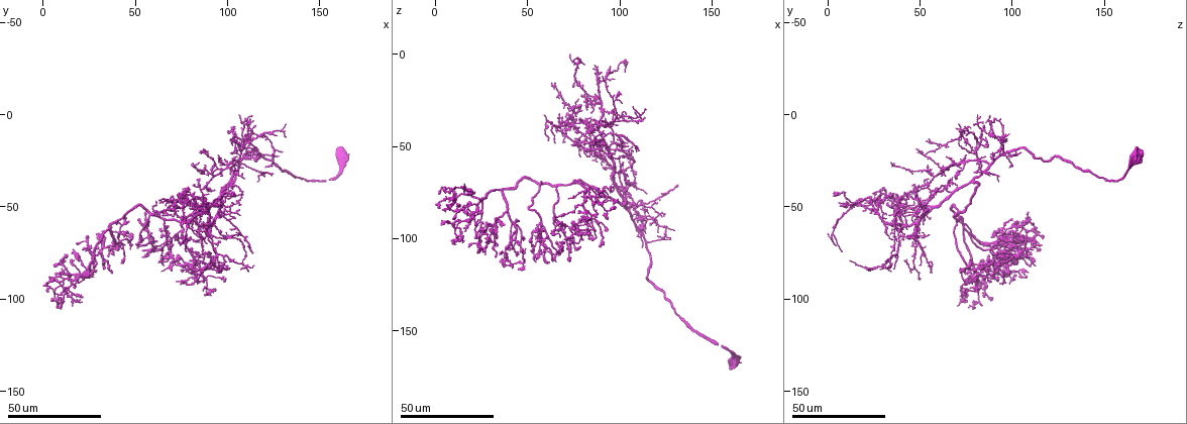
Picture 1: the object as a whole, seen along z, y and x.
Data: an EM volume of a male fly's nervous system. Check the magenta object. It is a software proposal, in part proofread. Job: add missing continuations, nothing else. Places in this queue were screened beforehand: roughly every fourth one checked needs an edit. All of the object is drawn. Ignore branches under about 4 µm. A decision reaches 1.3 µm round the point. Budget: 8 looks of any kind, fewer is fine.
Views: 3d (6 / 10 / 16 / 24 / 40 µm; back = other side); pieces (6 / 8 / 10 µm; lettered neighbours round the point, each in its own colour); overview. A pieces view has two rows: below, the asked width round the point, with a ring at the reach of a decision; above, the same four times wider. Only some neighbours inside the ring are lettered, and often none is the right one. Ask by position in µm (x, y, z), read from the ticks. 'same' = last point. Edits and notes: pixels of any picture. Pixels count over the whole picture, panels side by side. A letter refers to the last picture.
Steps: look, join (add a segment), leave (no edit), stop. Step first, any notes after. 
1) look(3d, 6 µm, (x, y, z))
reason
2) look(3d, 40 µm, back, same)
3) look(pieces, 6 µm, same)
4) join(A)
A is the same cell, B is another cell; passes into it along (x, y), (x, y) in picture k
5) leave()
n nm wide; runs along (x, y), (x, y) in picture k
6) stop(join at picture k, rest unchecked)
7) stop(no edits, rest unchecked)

look(3d, 24 µm, (87, 86, 46))
branch stops here

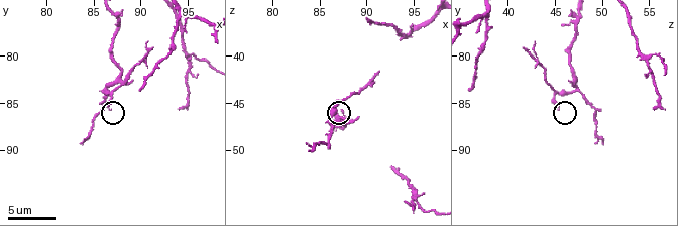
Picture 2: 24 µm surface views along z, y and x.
look(pieces, 10 µm, (86.8, 85.8, 45.4))
see the neighbours

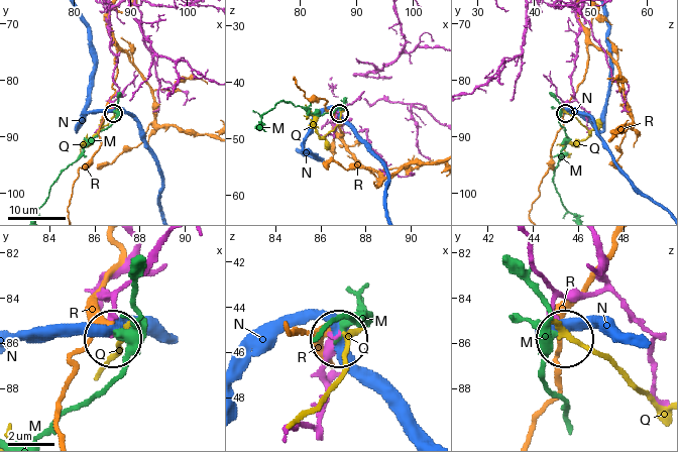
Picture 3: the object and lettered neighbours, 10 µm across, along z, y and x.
leave()
170 nm wide; M, N, Q and R are other cells; none of them fits

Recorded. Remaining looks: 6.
look(3d, 40 µm, (62, 55, 37))
free end

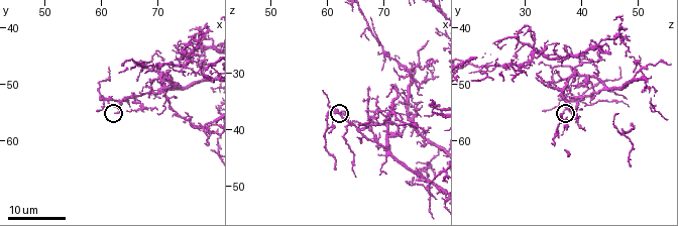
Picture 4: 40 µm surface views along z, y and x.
look(pieces, 6 µm, (62.5, 55.0, 37.0))

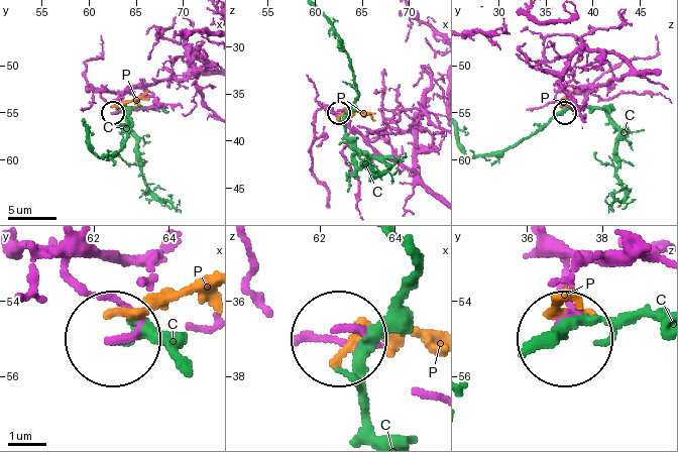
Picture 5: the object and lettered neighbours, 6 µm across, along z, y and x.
leave()
200 nm wide; C and P are other cells; none of them fits

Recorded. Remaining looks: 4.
look(pieces, 10 µm, (90.2, 83.6, 36.2))
thin end

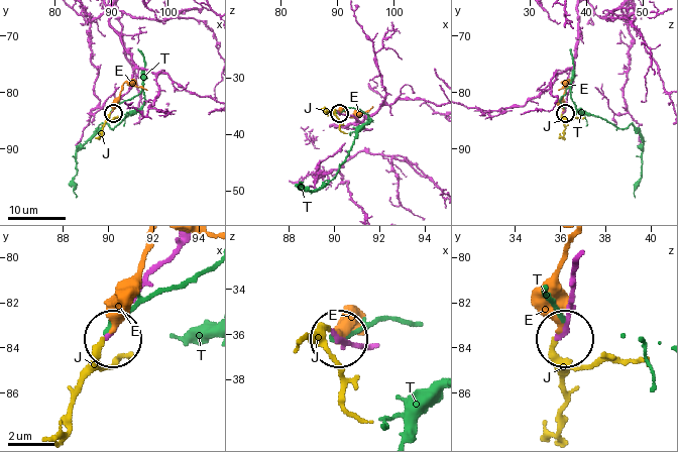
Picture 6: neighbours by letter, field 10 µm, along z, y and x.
join(J)
J is the same cell, E and T are other cells; the neuron continues

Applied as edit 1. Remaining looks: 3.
look(overview)

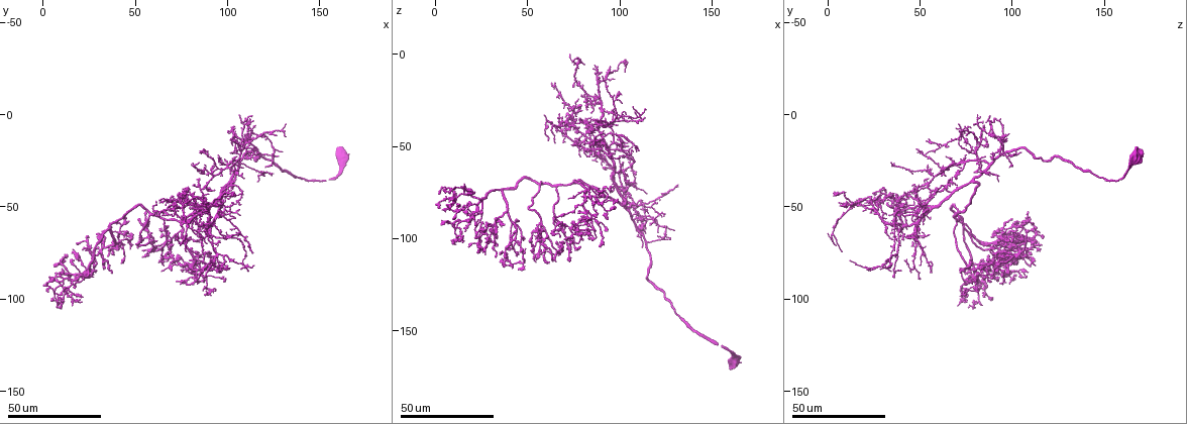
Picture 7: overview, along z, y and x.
look(3d, 24 µm, (23, 89, 107))
branch stops here

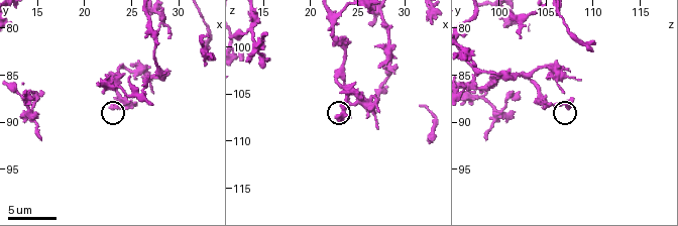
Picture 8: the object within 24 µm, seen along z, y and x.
look(pieces, 10 µm, (23.4, 87.4, 107.6))

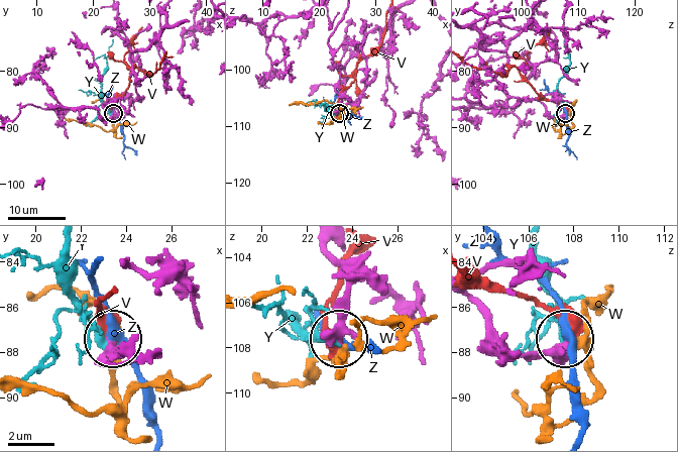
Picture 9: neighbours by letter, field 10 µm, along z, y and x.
leave()
390 nm wide; V, W, Y and Z are other cells; no lettered segment goes on from it

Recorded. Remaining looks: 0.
stop(join at picture 6, rest unchecked)

